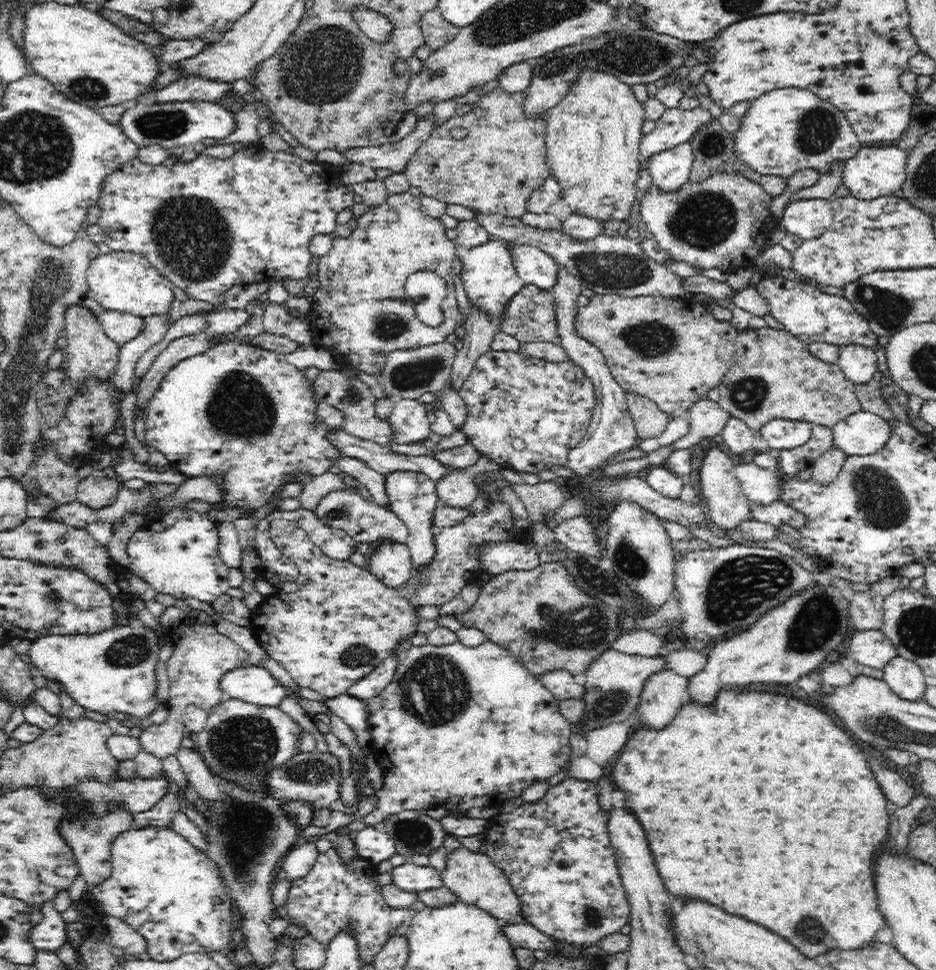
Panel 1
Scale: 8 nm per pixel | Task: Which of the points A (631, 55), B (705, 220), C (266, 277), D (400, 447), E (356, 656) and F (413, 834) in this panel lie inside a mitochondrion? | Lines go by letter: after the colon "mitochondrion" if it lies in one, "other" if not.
A: mitochondrion
B: mitochondrion
C: other
D: other
E: mitochondrion
F: mitochondrion

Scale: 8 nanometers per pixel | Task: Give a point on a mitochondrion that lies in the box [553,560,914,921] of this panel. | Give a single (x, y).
(817, 621)

